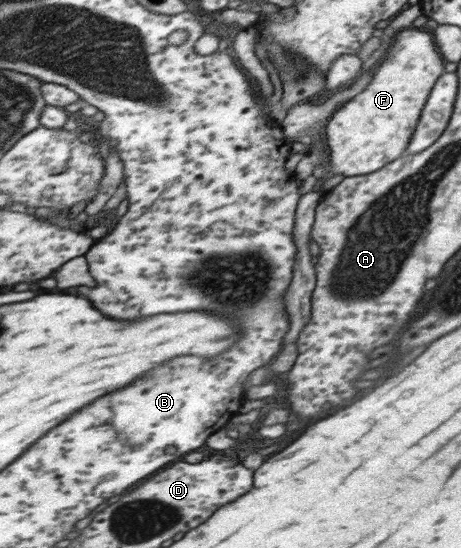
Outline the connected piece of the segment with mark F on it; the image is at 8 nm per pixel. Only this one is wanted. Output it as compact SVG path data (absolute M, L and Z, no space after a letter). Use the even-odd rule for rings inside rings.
M418 30L398 32L392 48L387 48L377 64L380 68L368 86L338 108L326 122L324 136L330 150L327 161L330 174L365 175L396 160L412 136L426 96L442 74L442 60L436 54L432 38Z

